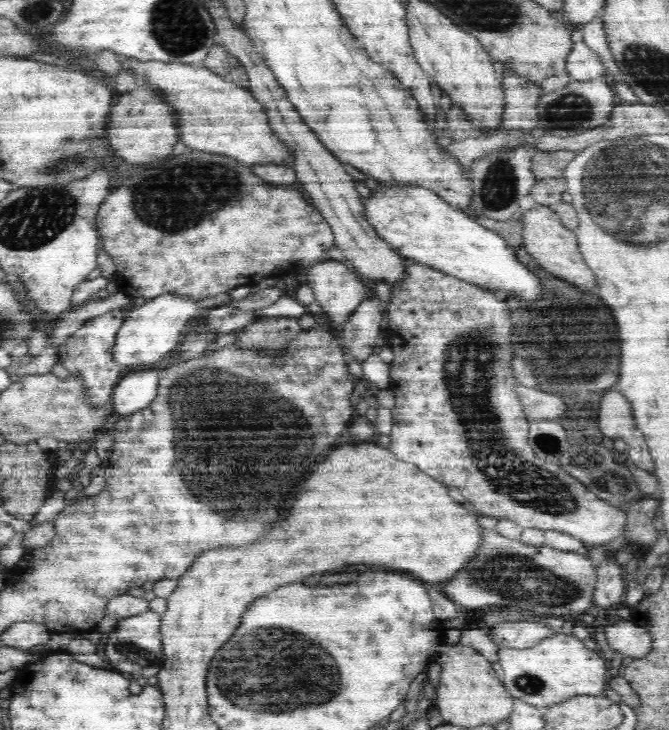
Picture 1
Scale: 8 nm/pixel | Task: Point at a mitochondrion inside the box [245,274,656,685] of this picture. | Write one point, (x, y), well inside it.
(470, 392)

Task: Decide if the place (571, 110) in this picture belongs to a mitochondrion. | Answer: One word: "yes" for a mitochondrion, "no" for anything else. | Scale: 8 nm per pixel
yes

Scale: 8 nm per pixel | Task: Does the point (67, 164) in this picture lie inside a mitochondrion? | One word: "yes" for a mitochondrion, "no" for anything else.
yes

